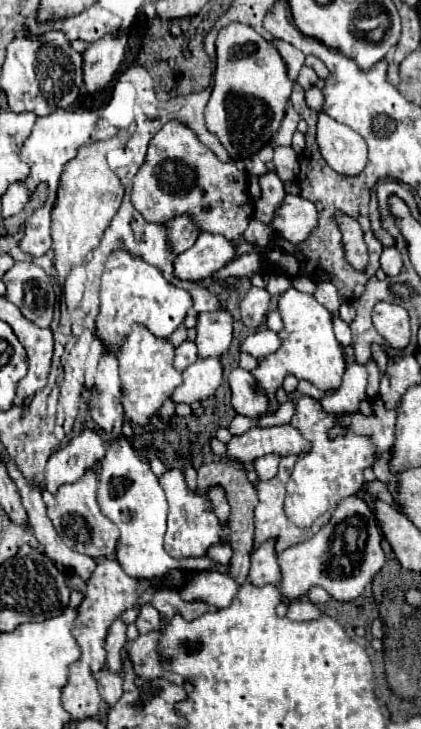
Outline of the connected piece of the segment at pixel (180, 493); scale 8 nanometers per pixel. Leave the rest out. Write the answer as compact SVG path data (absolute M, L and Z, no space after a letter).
M168 470L160 476L160 486L166 492L168 498L168 530L164 538L164 550L172 558L190 558L190 556L204 556L210 544L216 544L220 540L228 540L228 526L220 526L214 508L208 498L202 498L194 492L188 492L184 474L180 470Z

